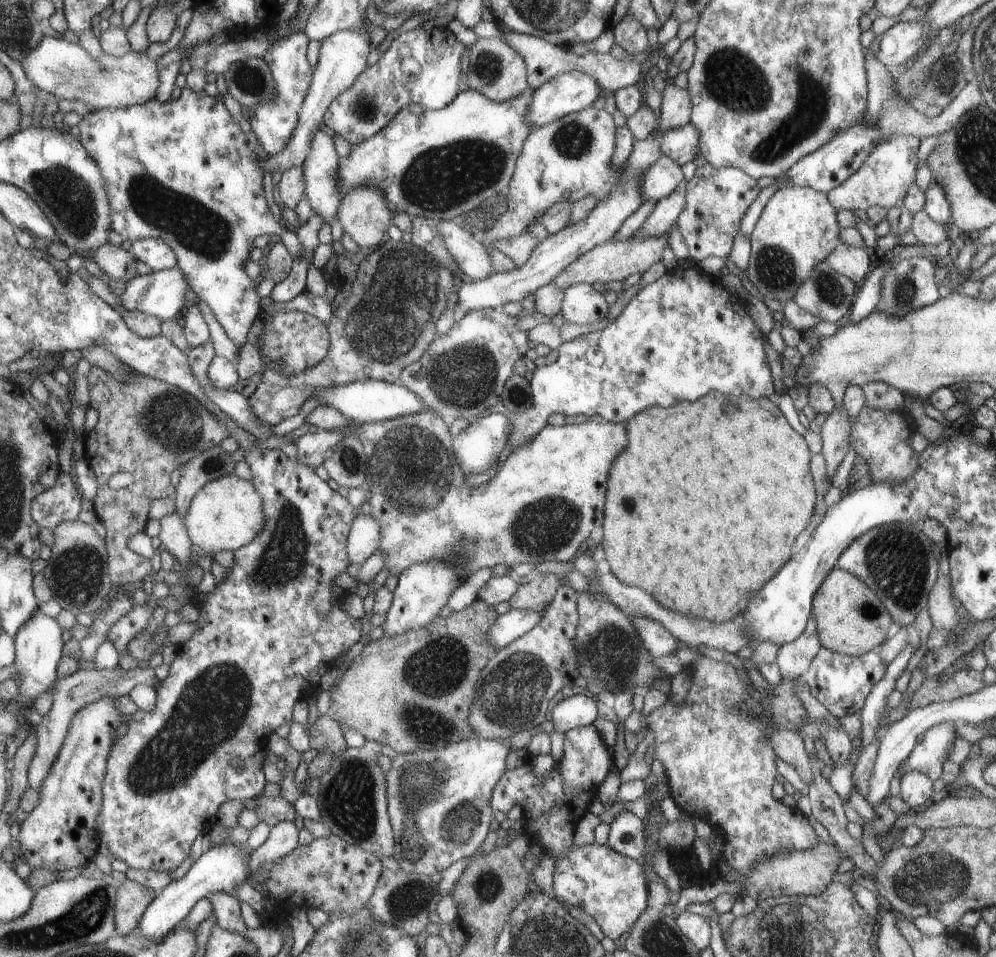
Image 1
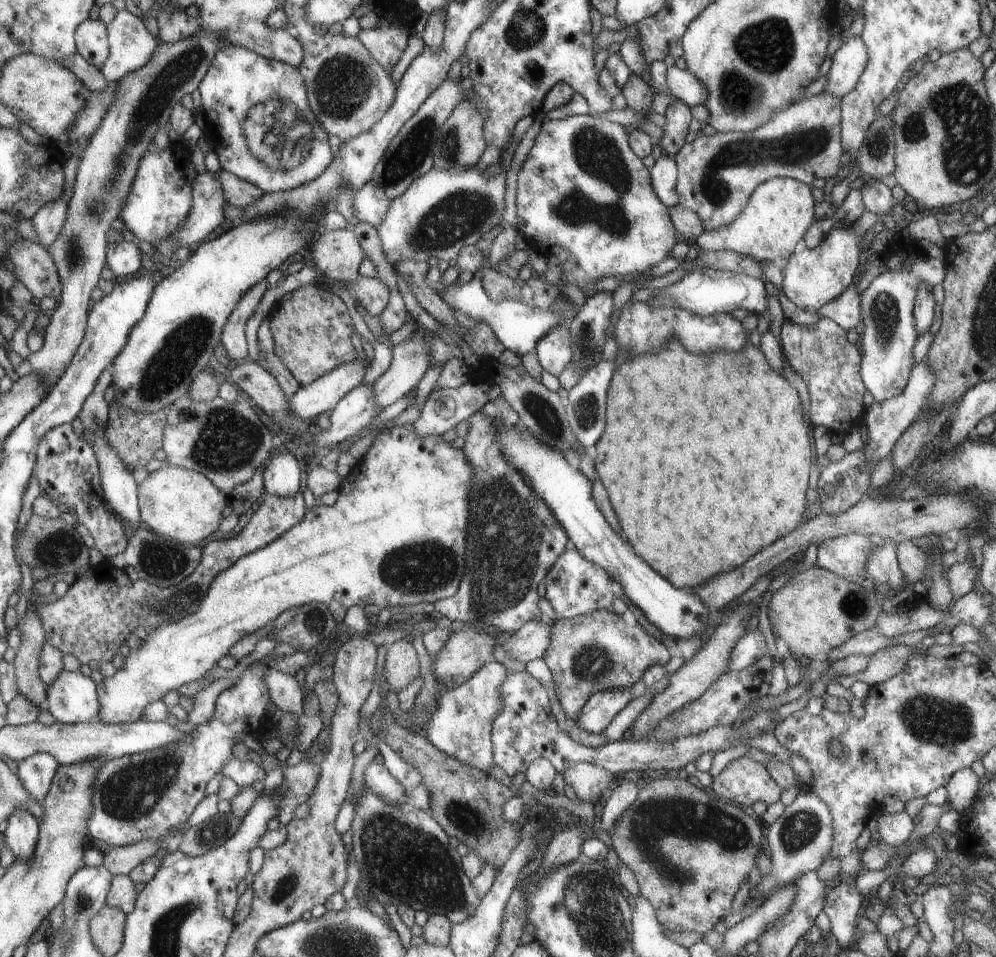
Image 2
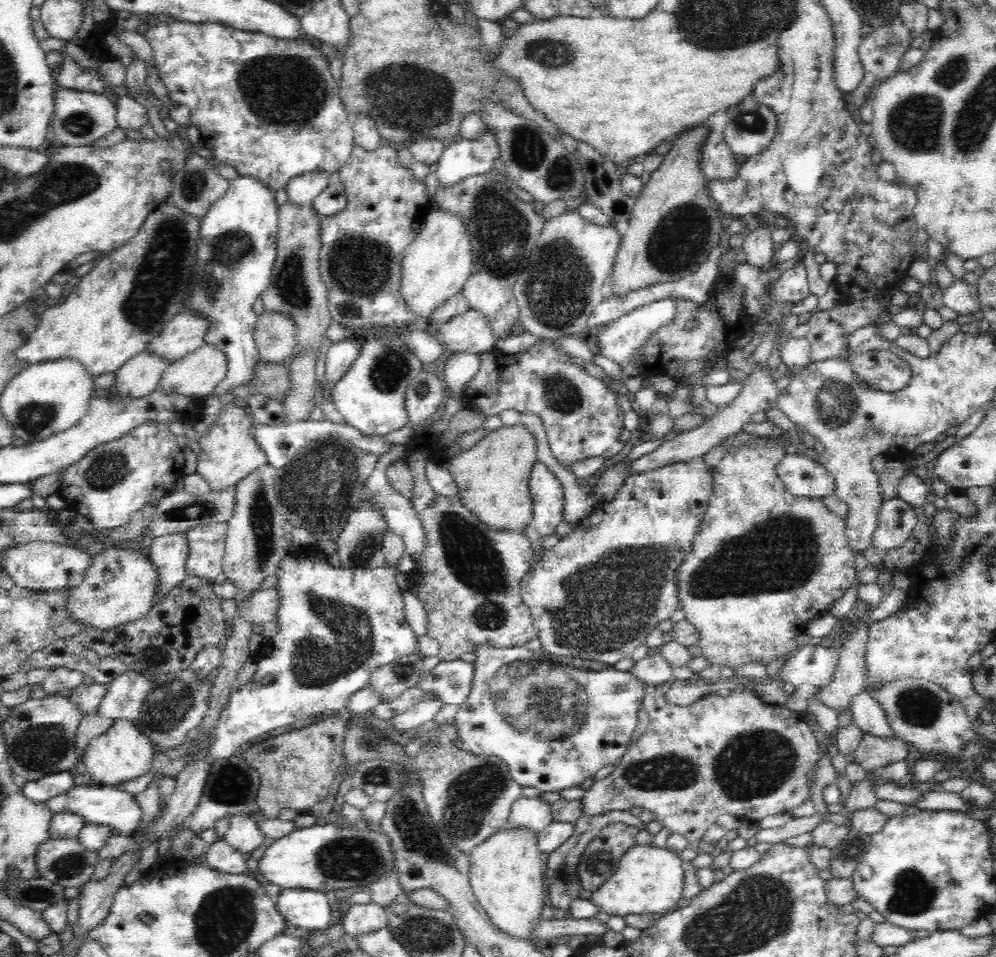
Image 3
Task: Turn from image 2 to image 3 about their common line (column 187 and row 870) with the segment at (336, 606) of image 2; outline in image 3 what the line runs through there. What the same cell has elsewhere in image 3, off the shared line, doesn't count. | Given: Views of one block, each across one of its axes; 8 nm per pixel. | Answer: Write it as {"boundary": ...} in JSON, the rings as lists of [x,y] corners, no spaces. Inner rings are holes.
{"boundary":[[[635,846],[624,854],[619,870],[602,887],[592,892],[591,902],[611,917],[632,914],[666,914],[683,898],[684,870],[678,853],[664,848]]]}

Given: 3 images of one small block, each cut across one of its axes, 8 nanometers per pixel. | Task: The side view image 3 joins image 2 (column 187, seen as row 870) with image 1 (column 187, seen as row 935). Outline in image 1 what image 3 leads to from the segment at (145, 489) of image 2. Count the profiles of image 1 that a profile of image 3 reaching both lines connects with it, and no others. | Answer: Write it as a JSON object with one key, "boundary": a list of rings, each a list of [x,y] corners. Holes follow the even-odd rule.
{"boundary":[[[228,474],[206,483],[194,496],[184,516],[184,524],[192,544],[209,552],[210,556],[220,551],[234,552],[263,531],[266,524],[263,498],[250,480]]]}

